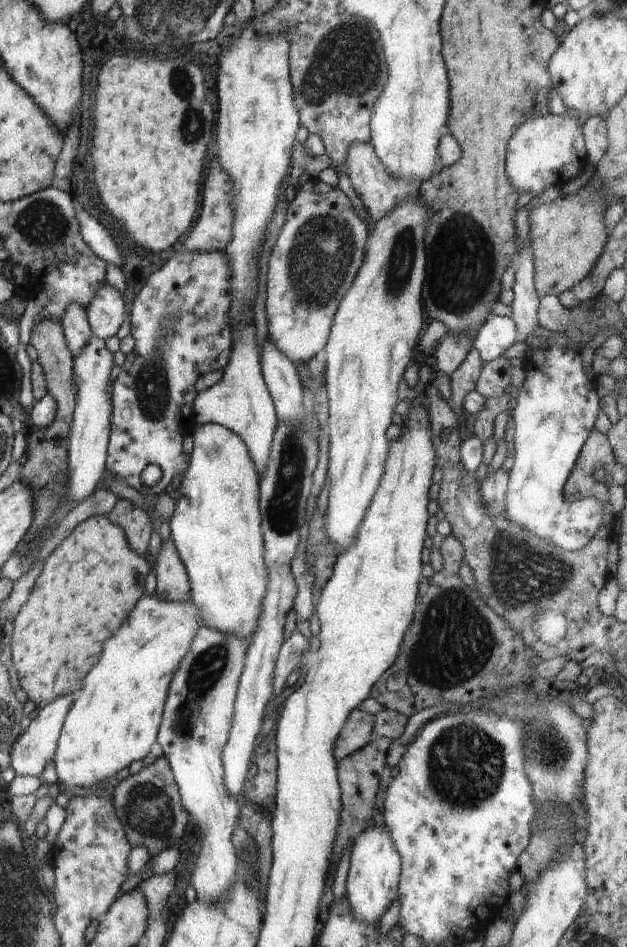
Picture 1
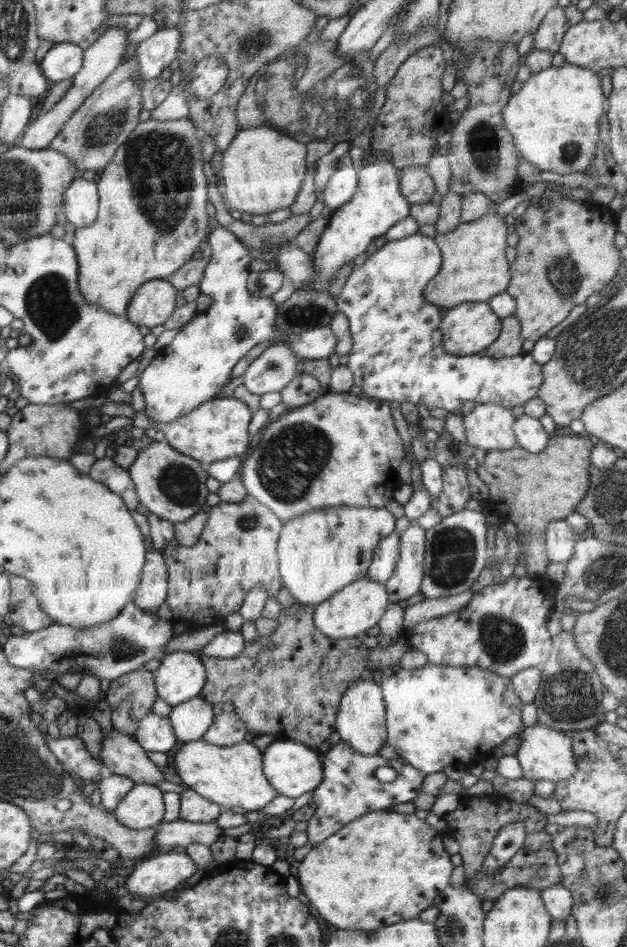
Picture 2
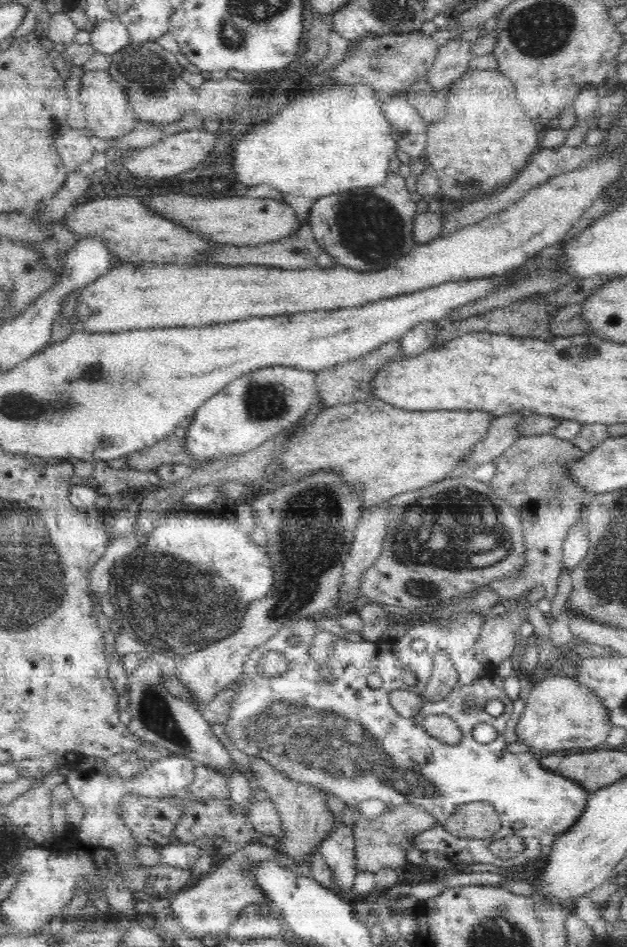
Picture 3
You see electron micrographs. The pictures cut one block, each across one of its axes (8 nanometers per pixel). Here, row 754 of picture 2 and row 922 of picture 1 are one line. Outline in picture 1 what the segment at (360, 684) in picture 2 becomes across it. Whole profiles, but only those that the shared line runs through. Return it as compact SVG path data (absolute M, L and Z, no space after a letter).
M386 826L364 829L354 840L346 880L346 896L351 912L367 923L376 923L398 897L401 856Z

